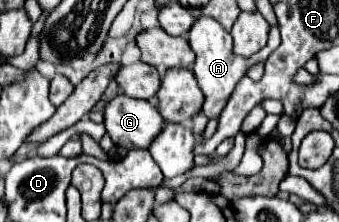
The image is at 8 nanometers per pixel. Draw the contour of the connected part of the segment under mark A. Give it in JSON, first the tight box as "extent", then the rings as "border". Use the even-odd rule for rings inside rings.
{"extent":[189,16,281,120],"border":[[[201,16],[199,20],[195,20],[195,24],[193,24],[191,32],[189,32],[189,44],[191,44],[191,50],[197,54],[195,64],[193,64],[193,72],[195,72],[195,78],[199,82],[199,88],[205,94],[203,112],[207,114],[209,120],[213,120],[223,110],[223,104],[227,102],[227,96],[231,96],[231,92],[235,88],[235,82],[241,76],[247,74],[247,70],[253,66],[253,62],[259,62],[261,58],[269,57],[271,52],[281,44],[281,34],[278,28],[271,27],[267,46],[261,48],[257,54],[253,54],[249,58],[243,58],[243,56],[237,56],[233,52],[233,38],[231,38],[231,34],[225,32],[219,22],[215,22],[215,20],[207,18],[207,16]]]}

